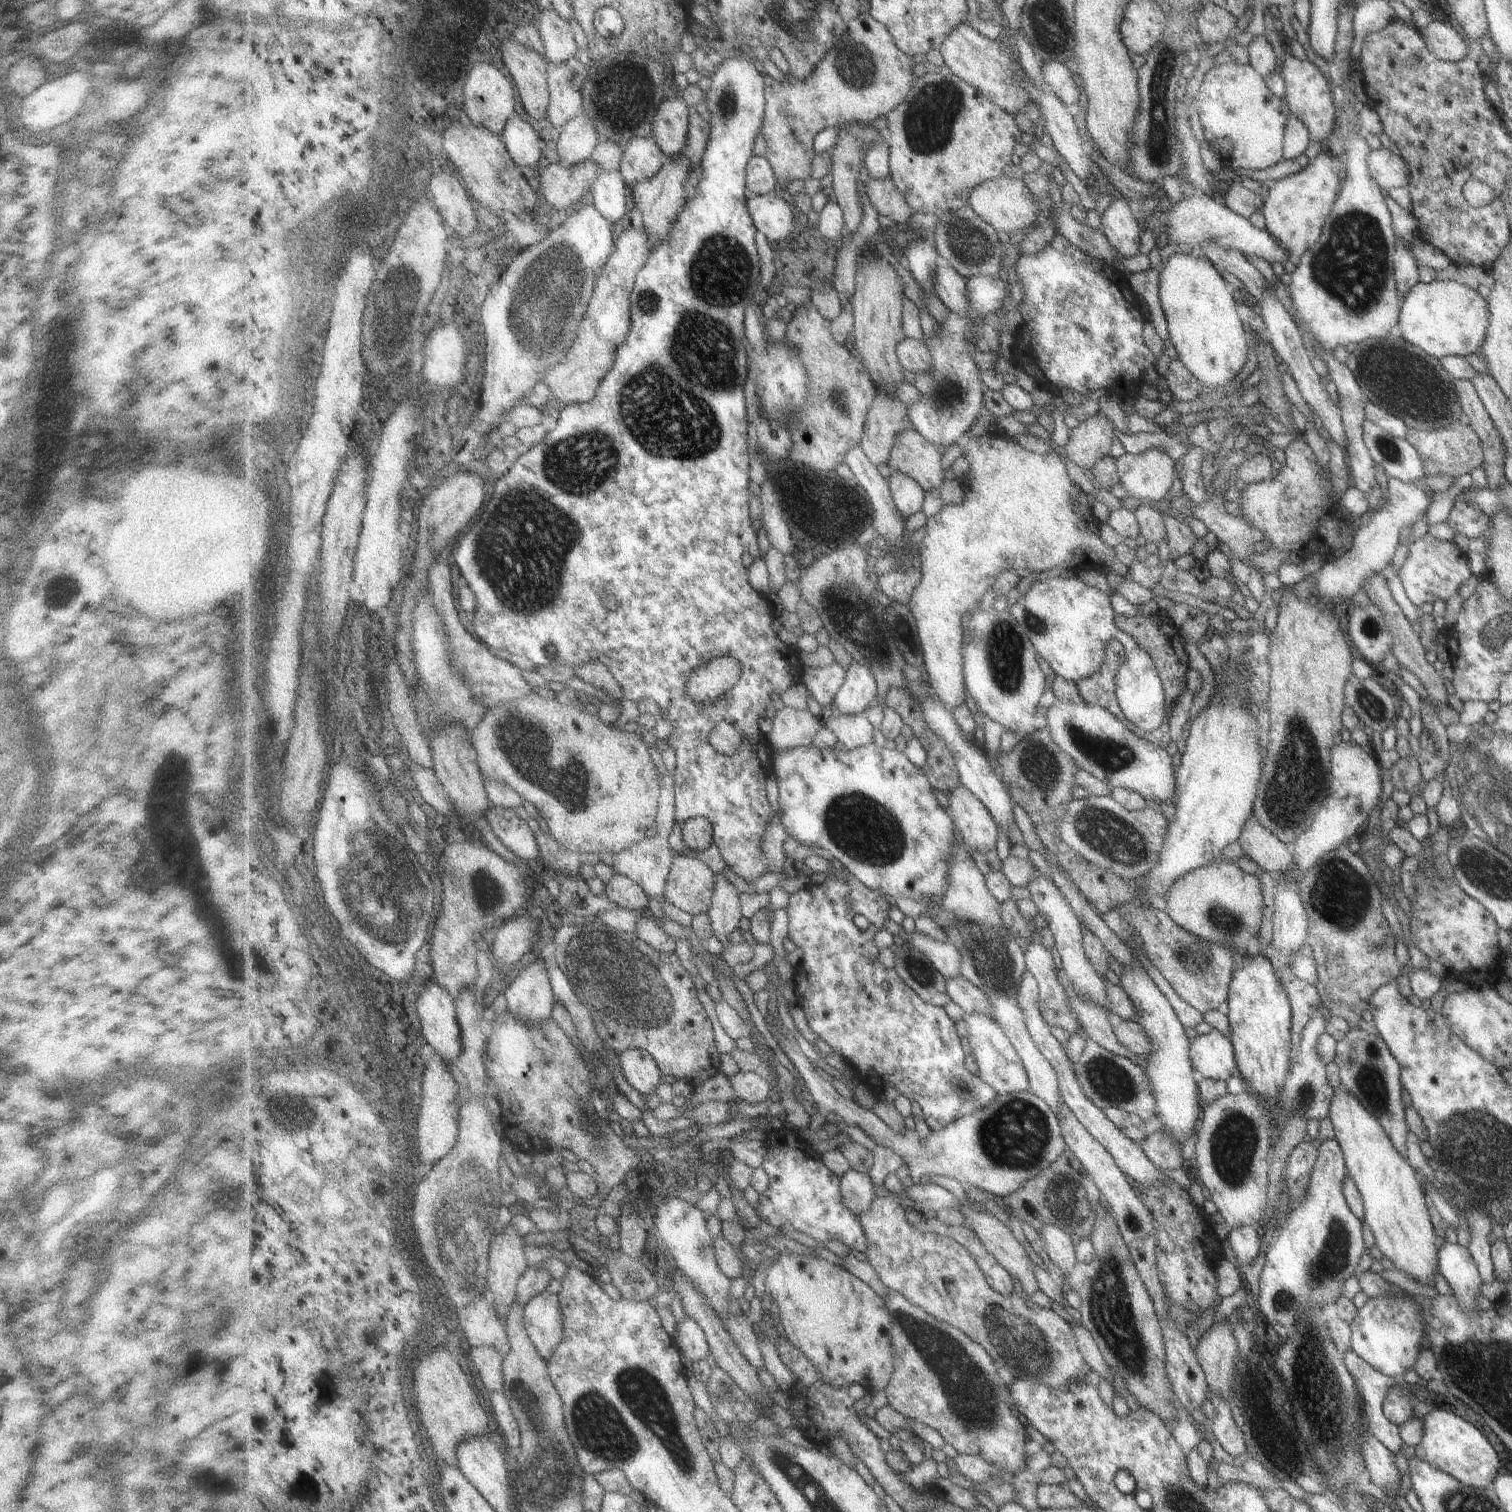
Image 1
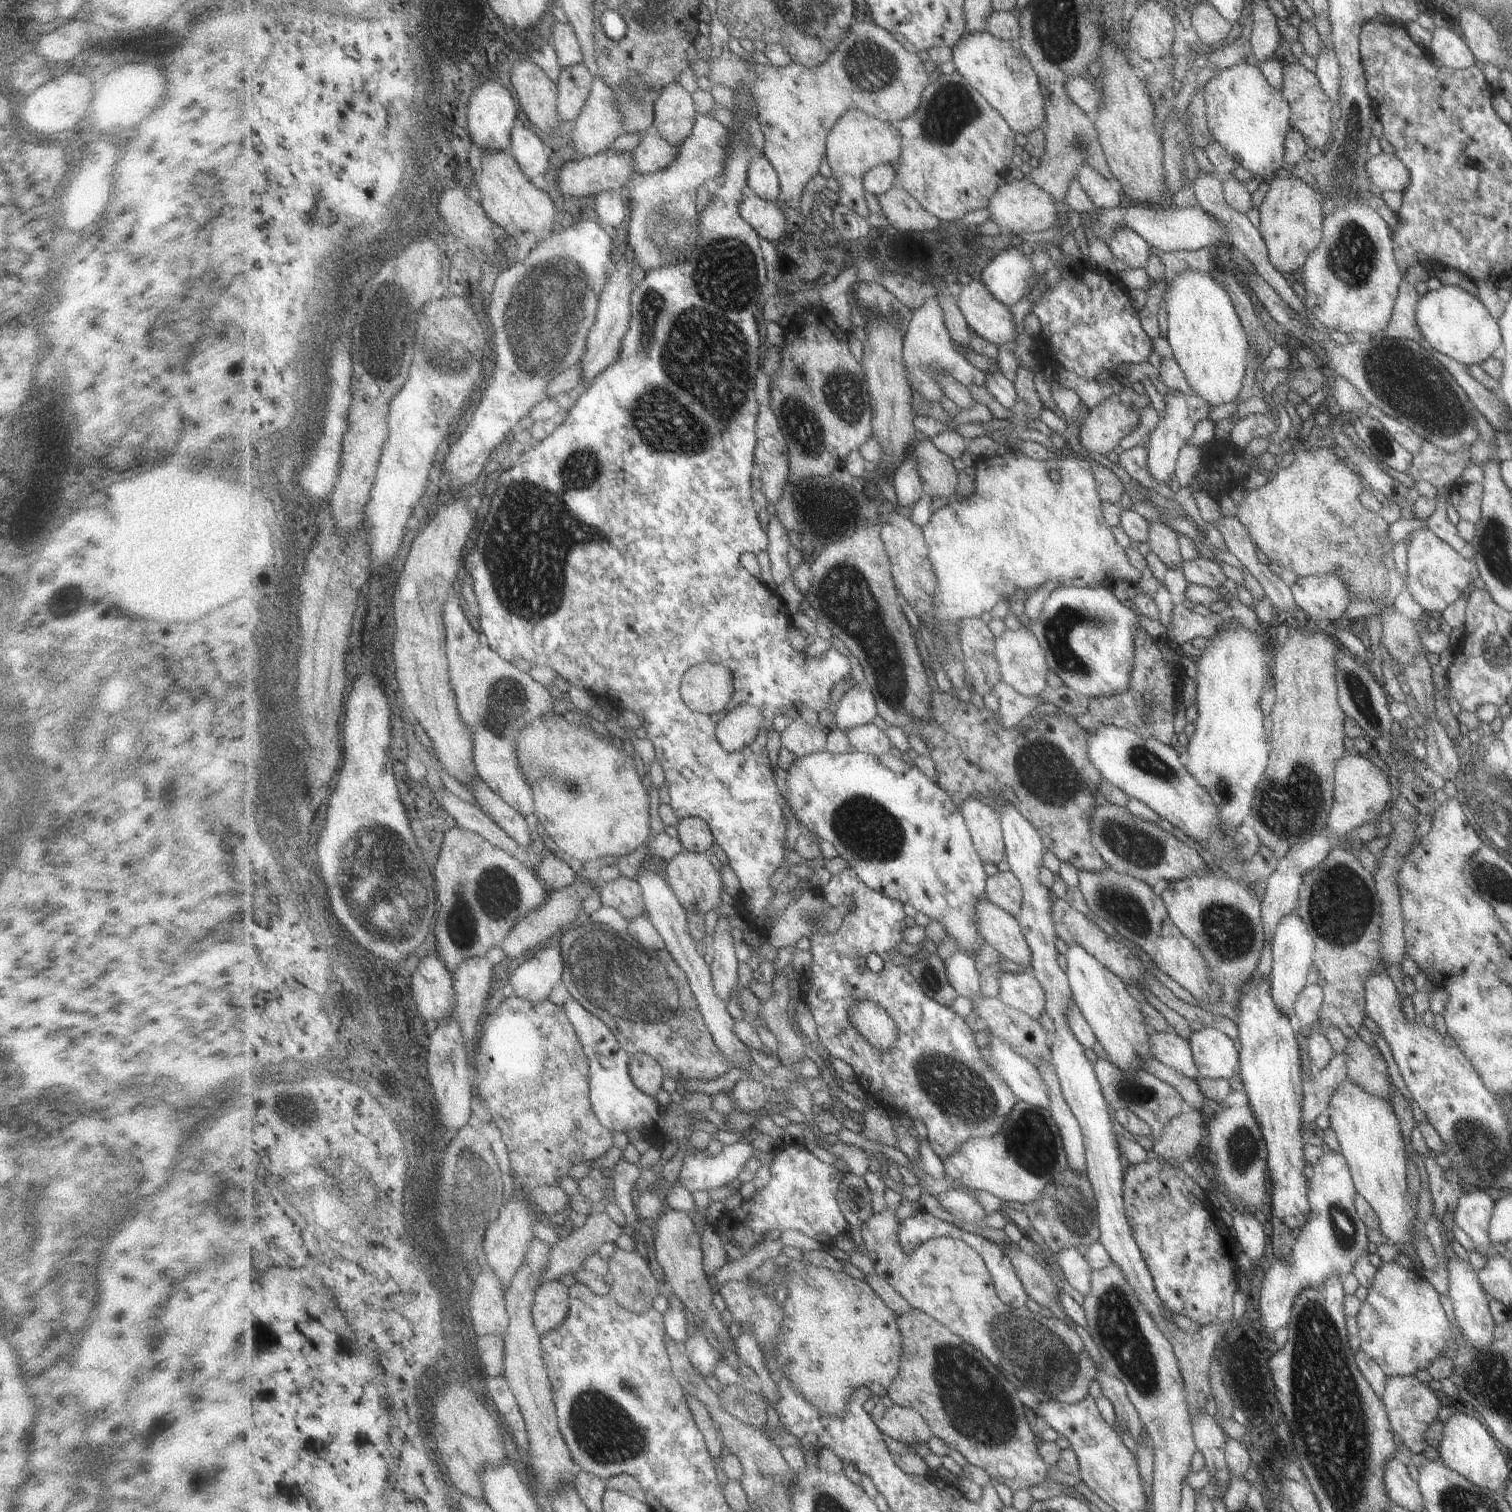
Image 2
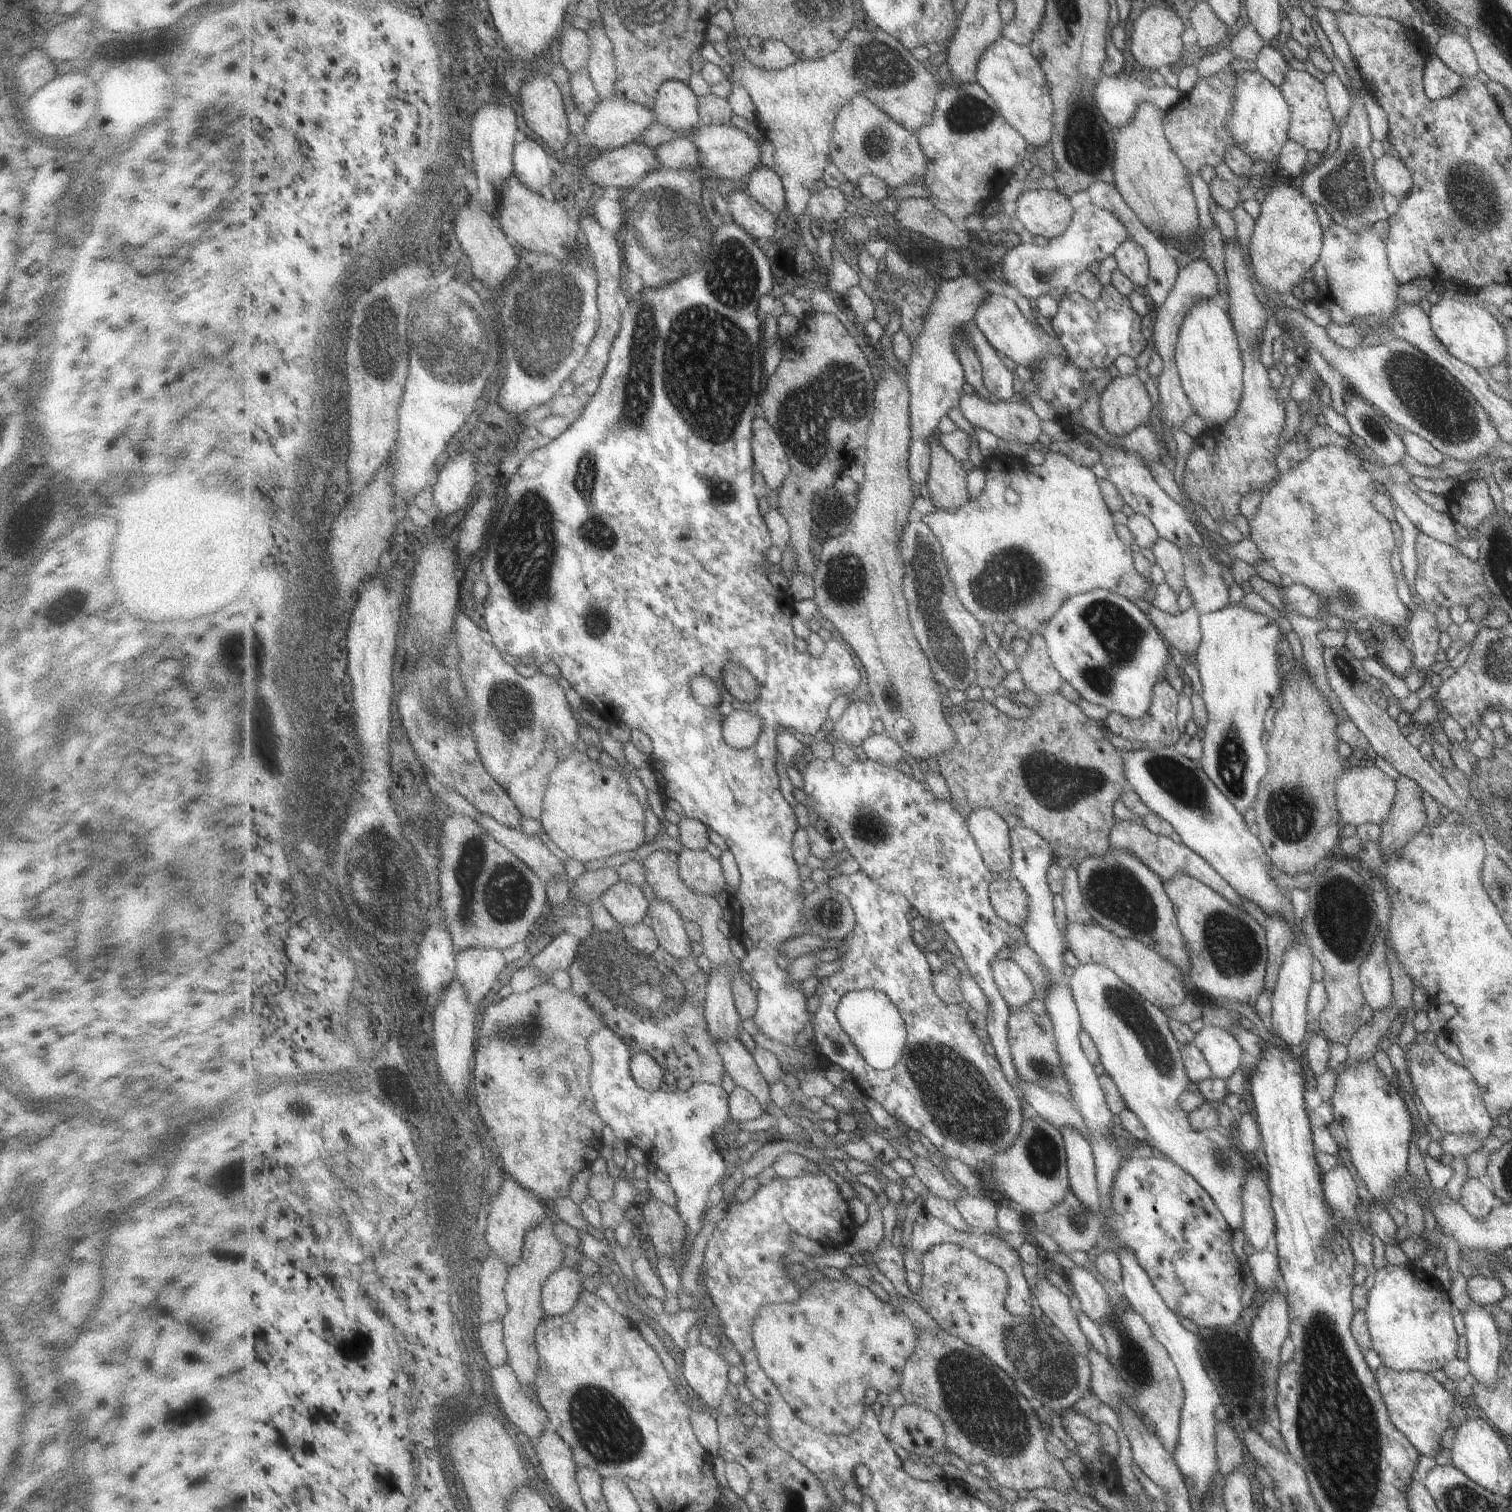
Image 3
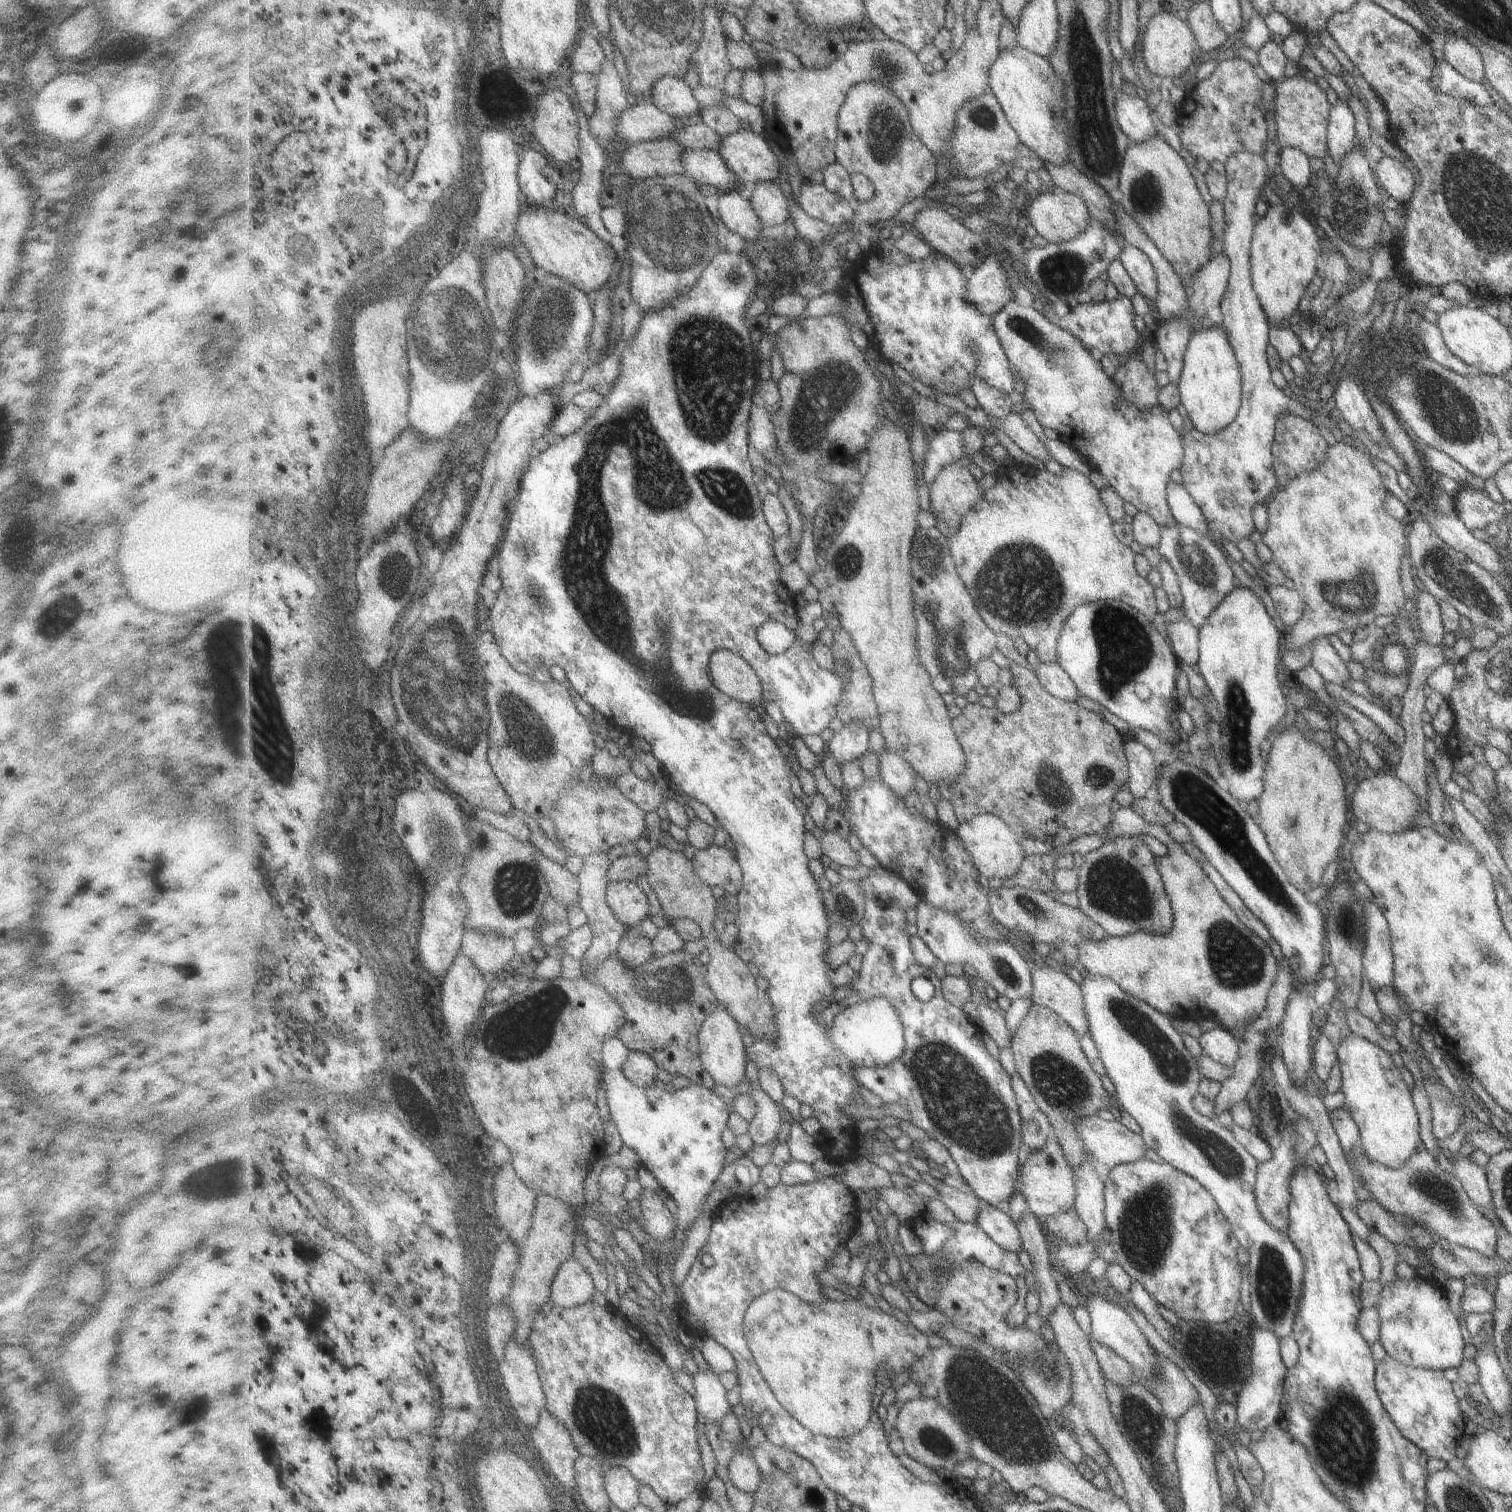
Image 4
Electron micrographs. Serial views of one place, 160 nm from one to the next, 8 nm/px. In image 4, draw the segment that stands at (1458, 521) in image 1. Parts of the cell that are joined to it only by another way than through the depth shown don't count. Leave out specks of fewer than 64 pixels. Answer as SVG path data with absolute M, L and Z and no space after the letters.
M1462 488L1452 496L1453 513L1469 531L1505 519L1507 504L1496 504L1481 490Z

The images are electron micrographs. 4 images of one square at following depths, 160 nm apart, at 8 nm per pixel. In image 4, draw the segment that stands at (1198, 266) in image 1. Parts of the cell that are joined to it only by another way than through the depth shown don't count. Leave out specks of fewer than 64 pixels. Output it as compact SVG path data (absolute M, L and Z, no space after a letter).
M1222 326L1194 328L1183 350L1181 371L1176 382L1181 406L1192 429L1214 434L1233 421L1240 404L1240 375L1237 362Z

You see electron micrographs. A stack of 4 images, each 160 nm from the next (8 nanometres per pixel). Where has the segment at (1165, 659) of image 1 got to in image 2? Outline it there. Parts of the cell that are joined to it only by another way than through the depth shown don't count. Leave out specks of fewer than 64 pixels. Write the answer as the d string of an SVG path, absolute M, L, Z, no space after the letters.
M1140 626L1137 628L1136 657L1132 674L1132 685L1127 692L1093 697L1089 714L1101 723L1129 729L1144 739L1155 739L1169 745L1174 734L1171 728L1173 704L1175 704L1175 682L1181 680L1177 665L1163 662L1157 644Z

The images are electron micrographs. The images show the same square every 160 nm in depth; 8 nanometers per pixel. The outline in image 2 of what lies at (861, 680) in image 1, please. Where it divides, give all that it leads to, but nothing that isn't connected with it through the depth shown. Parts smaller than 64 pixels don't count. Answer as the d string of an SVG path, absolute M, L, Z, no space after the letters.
M866 683L851 687L833 708L835 727L847 732L853 727L873 722L878 715L878 703Z

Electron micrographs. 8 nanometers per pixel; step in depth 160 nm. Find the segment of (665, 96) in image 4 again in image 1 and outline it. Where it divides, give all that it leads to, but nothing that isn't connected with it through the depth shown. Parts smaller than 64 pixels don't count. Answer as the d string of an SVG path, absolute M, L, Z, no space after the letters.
M681 96L665 99L654 117L654 136L670 158L679 157L688 144L690 106Z

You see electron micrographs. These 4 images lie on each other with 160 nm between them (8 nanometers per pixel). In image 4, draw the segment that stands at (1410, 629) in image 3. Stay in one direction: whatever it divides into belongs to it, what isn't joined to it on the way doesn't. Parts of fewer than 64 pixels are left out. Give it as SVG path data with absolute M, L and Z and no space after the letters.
M1418 591L1413 603L1413 611L1417 618L1420 634L1416 642L1427 644L1427 646L1439 645L1445 632L1441 625L1438 601L1431 594Z

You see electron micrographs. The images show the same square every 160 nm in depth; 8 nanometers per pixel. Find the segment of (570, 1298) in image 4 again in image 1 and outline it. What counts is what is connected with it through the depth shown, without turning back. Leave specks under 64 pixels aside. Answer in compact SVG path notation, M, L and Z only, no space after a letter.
M543 1291L534 1296L526 1304L524 1321L532 1341L549 1360L564 1333L564 1314L559 1295Z

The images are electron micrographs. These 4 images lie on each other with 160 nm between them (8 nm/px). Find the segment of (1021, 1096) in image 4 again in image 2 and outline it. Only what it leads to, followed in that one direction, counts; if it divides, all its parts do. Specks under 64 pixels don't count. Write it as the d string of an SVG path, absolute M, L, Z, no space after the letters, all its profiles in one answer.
M850 750L847 753L832 753L831 751L817 751L816 753L798 757L797 760L788 768L786 776L787 798L791 810L795 814L797 820L801 824L801 828L806 832L814 833L818 839L825 839L830 842L836 852L841 855L856 869L859 878L869 887L876 891L881 891L884 895L900 900L908 906L910 912L919 911L927 915L932 920L939 921L946 928L948 934L955 940L957 948L967 953L973 960L975 953L981 946L987 946L984 936L978 927L978 916L976 908L981 899L987 899L988 884L987 872L985 872L984 859L980 857L974 842L972 834L969 832L964 814L960 811L960 807L953 802L948 792L929 775L926 775L917 765L912 762L905 762L895 758L893 754L874 755L870 752Z

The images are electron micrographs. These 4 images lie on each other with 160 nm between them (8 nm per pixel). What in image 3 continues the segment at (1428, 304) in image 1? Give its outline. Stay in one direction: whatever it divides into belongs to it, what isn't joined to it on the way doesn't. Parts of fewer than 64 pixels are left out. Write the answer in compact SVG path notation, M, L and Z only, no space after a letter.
M1459 295L1440 296L1440 300L1430 306L1428 321L1432 333L1445 347L1445 350L1457 360L1472 366L1478 371L1485 371L1490 366L1501 363L1507 354L1507 341L1501 325L1490 313L1470 299L1461 302Z

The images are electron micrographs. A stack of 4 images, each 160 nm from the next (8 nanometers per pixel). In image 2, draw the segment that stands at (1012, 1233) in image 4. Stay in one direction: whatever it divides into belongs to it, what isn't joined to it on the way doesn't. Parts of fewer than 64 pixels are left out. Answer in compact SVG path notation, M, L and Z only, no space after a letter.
M948 1189L938 1193L936 1196L951 1214L968 1223L982 1223L988 1216L981 1202L969 1194L963 1193L959 1189Z

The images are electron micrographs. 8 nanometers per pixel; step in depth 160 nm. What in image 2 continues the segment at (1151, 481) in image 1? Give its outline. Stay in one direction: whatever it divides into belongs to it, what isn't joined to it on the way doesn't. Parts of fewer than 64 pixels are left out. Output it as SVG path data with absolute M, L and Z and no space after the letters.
M1167 391L1164 398L1164 408L1158 415L1156 427L1149 433L1146 448L1147 472L1155 482L1169 483L1169 476L1172 475L1174 462L1180 447L1189 439L1193 432L1193 426L1202 418L1205 418L1210 407L1193 393L1184 395L1177 391Z

